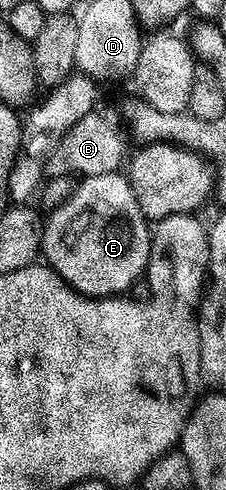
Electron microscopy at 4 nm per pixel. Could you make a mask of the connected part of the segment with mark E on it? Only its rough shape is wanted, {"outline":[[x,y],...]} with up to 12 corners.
{"outline":[[124,174],[84,177],[48,212],[41,255],[92,299],[149,264]]}

